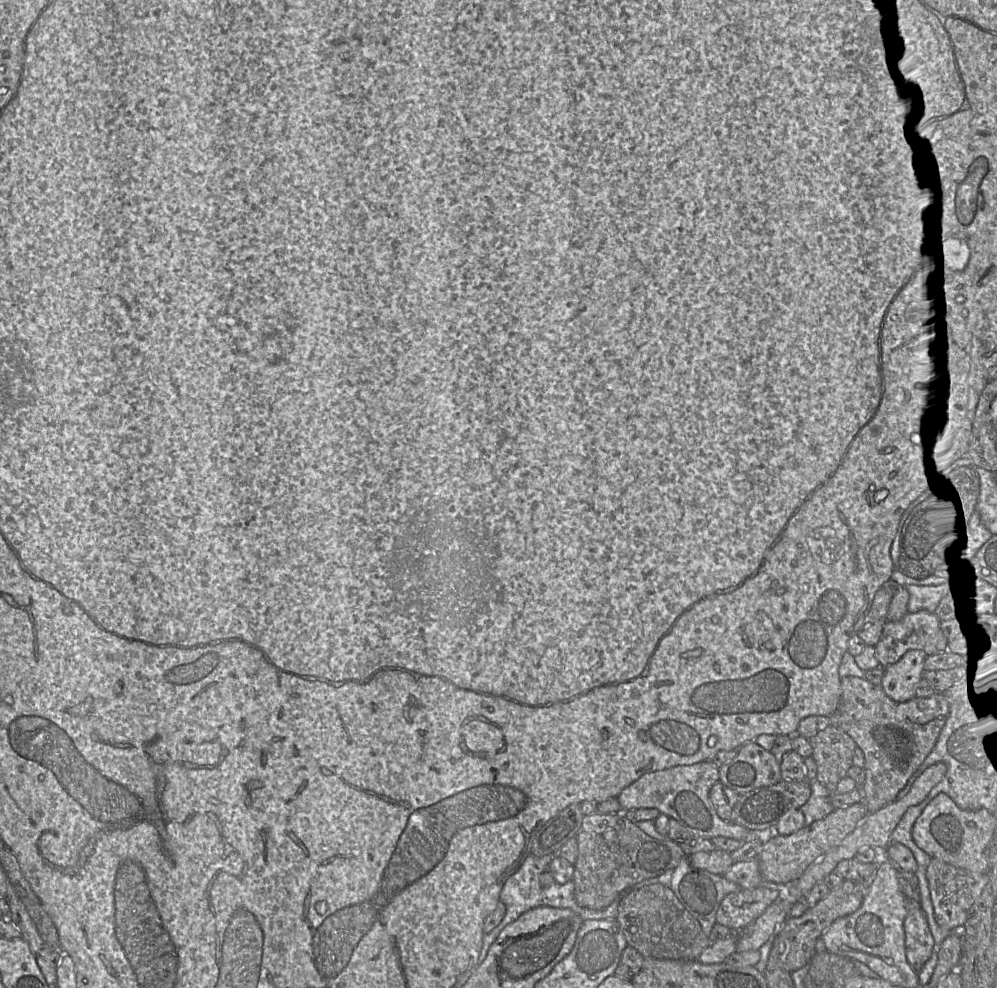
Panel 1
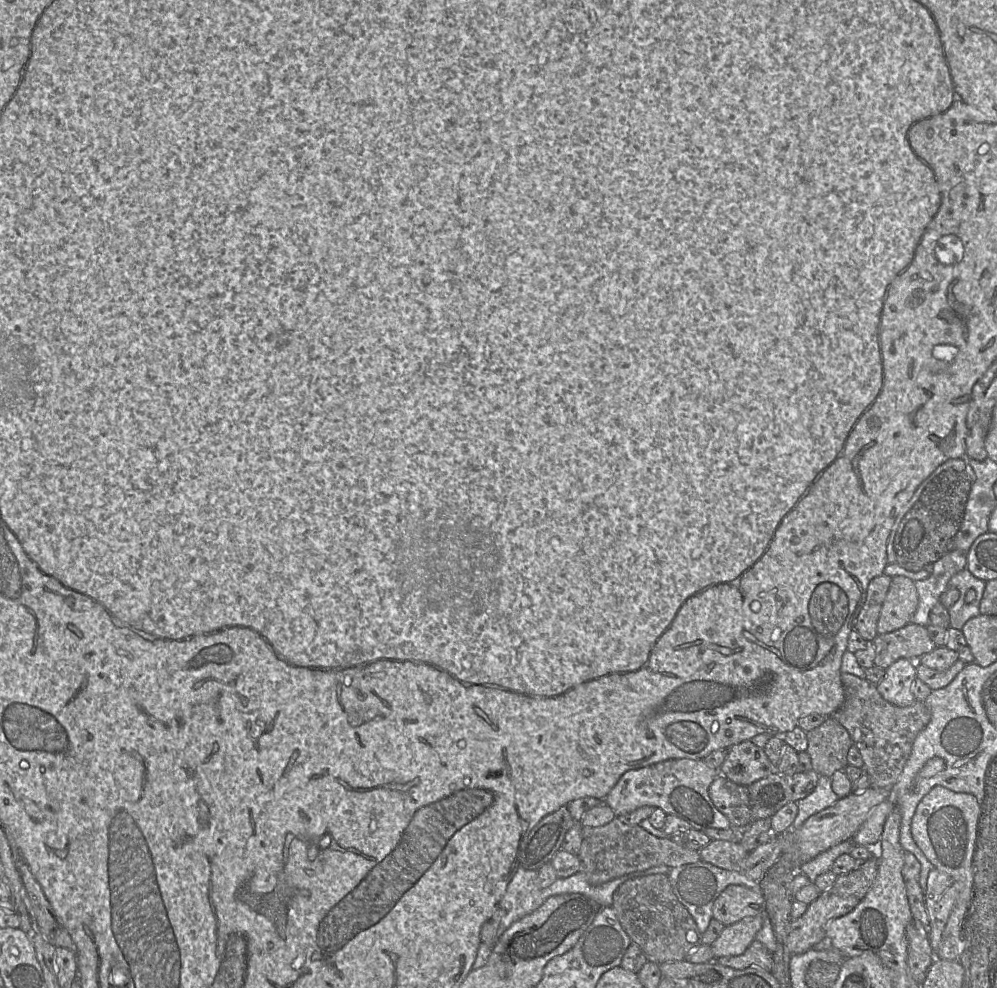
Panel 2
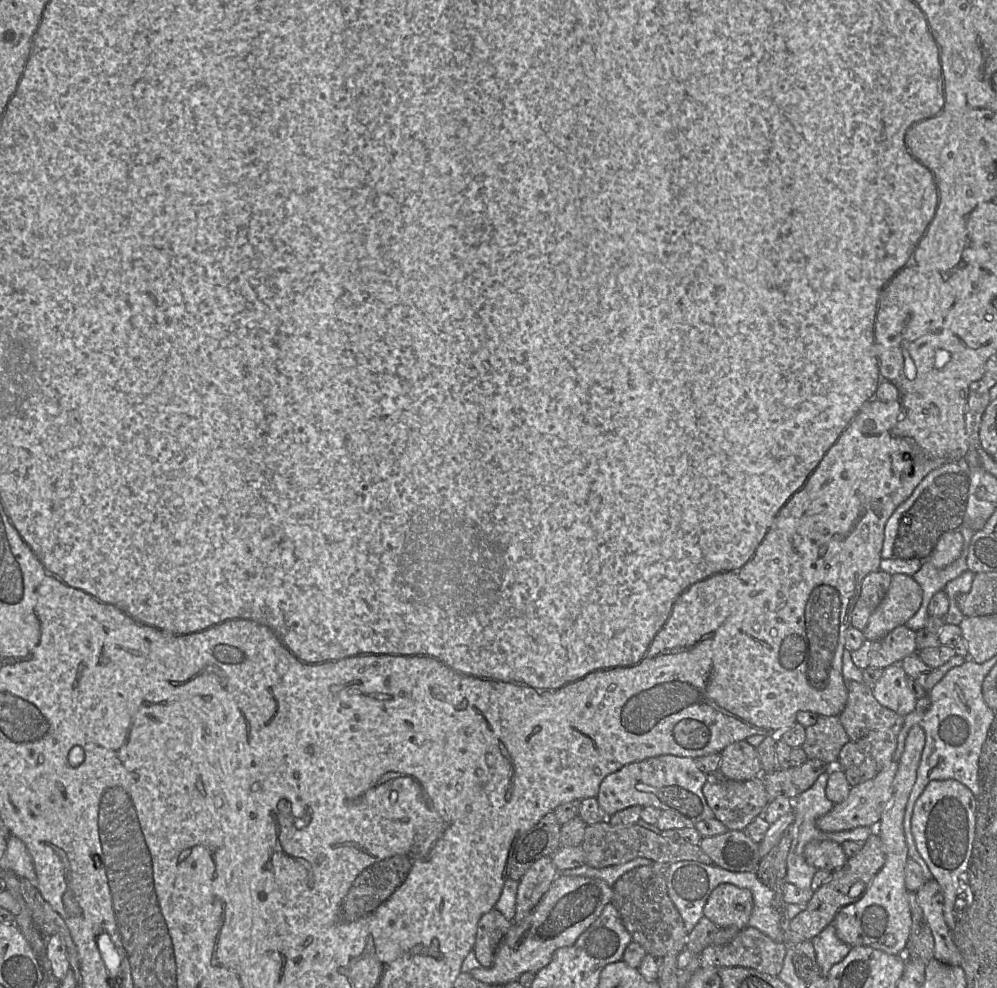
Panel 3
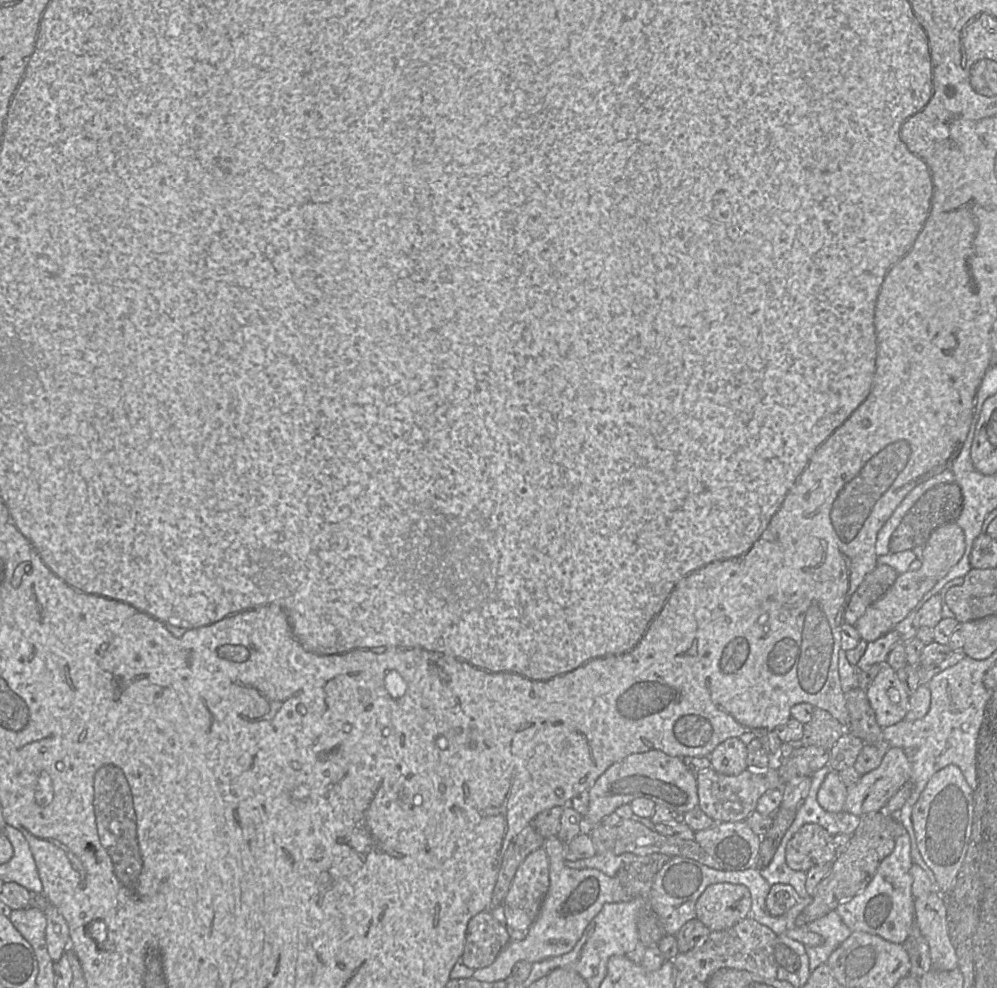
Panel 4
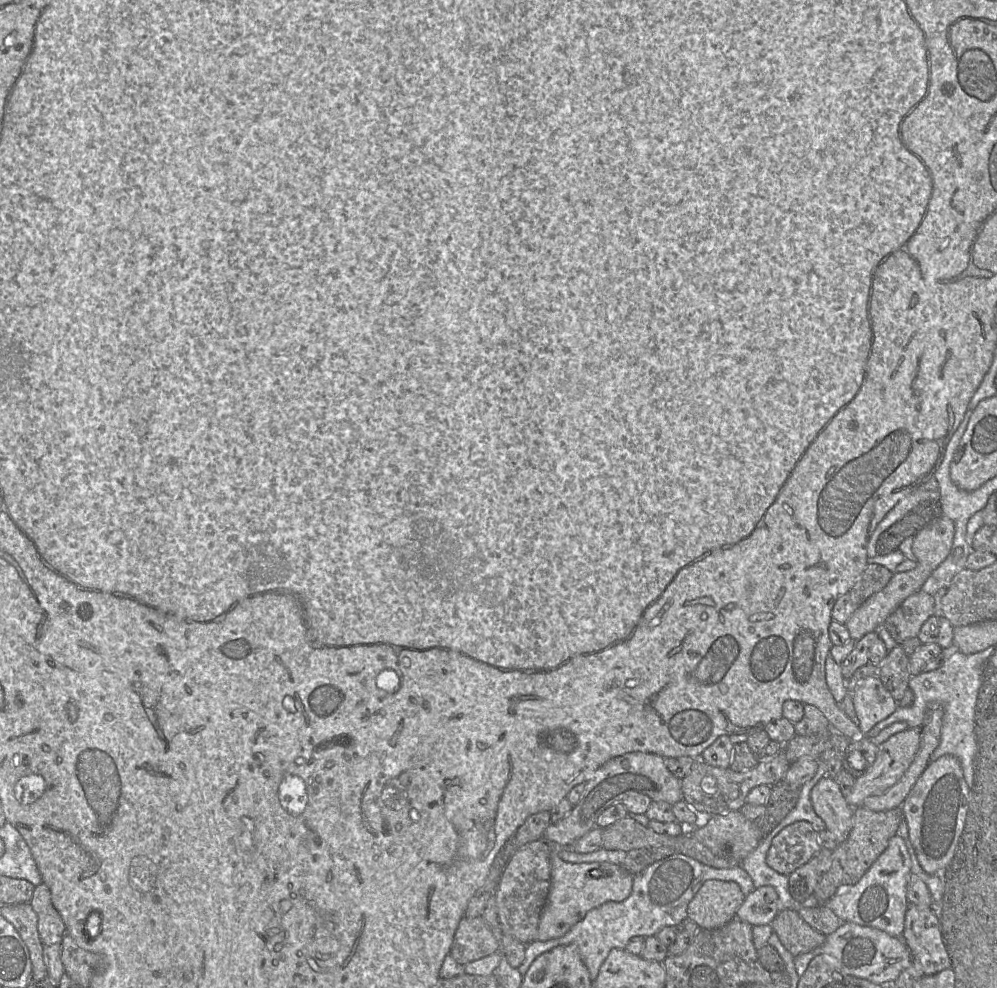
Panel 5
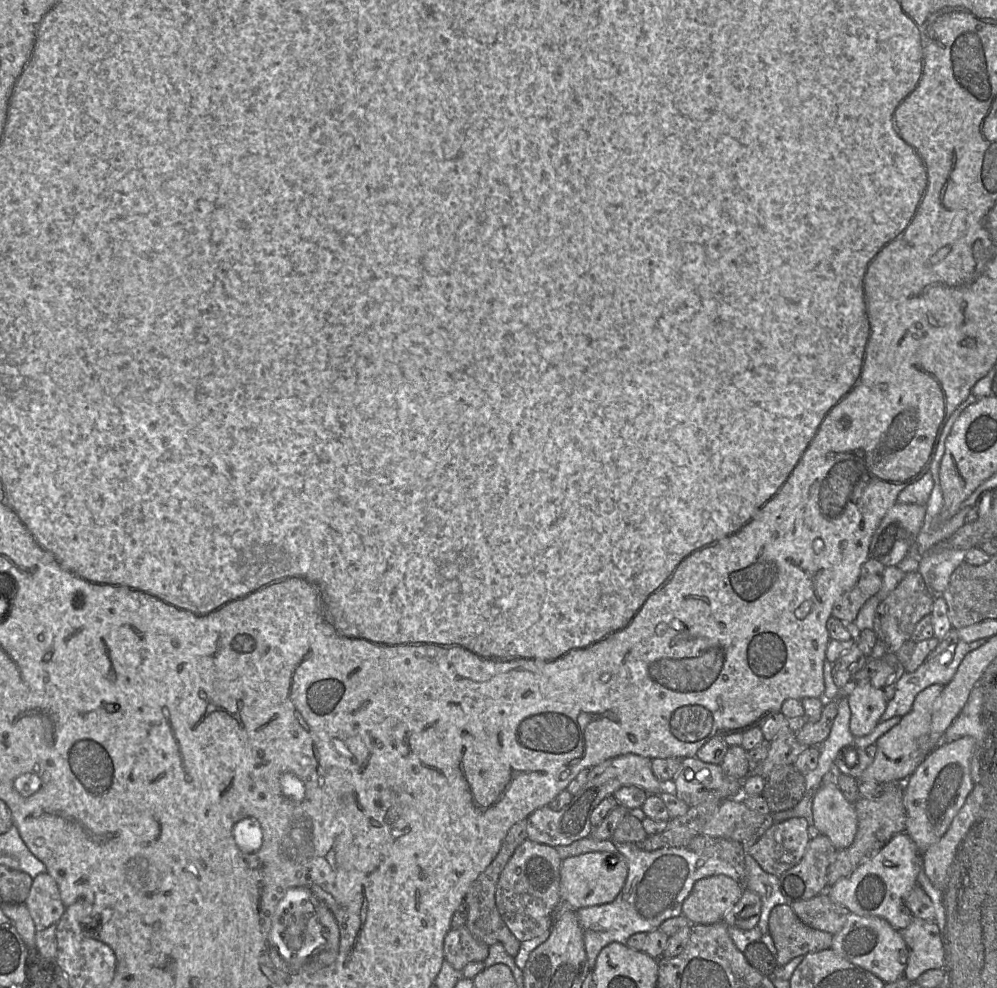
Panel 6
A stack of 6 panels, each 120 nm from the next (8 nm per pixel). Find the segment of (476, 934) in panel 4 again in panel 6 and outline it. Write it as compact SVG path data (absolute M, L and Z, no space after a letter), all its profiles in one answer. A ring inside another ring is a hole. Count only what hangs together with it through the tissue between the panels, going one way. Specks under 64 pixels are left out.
M466 926L451 928L444 938L444 960L456 970L471 962L485 961L489 945L476 939Z

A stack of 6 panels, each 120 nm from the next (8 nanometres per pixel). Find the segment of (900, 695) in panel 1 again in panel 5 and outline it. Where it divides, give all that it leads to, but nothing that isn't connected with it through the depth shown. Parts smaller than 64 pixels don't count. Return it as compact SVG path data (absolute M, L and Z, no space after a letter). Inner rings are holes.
M879 676L867 678L851 694L859 720L858 726L863 734L889 717L899 706Z

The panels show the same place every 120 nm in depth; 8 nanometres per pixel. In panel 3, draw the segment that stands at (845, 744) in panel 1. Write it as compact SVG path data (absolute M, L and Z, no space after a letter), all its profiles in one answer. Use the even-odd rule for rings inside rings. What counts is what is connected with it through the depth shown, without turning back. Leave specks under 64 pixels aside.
M819 715L815 724L805 727L805 741L801 746L808 759L819 759L830 766L836 765L842 747L850 740L839 716Z

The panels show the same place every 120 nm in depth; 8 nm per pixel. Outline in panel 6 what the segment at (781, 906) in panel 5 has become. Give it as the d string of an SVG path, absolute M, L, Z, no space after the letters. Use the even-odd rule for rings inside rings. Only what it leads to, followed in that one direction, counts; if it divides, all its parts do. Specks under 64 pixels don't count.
M749 846L744 848L747 875L744 888L755 892L761 898L761 913L756 927L765 934L768 932L770 912L776 905L786 904L788 901L779 888L779 878L765 872L756 860L748 853Z

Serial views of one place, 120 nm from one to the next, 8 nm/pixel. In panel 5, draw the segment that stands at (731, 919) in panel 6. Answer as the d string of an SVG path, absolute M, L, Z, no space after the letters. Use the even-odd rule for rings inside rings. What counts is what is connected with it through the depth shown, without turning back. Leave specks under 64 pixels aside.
M772 886L755 888L738 908L735 918L752 926L770 924L778 910L778 895Z

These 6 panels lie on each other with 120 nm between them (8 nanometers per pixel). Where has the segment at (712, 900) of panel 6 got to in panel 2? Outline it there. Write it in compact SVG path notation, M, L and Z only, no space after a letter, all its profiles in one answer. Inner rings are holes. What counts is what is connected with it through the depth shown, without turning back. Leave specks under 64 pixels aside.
M729 885L716 898L713 918L723 925L734 924L745 917L765 914L765 899L760 887Z

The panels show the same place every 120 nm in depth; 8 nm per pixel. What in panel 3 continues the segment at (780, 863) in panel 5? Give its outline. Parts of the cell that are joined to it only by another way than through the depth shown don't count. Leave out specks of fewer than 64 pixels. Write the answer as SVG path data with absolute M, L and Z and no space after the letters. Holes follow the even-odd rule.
M812 840L804 847L805 861L816 869L835 871L843 867L848 856L841 845L832 840Z

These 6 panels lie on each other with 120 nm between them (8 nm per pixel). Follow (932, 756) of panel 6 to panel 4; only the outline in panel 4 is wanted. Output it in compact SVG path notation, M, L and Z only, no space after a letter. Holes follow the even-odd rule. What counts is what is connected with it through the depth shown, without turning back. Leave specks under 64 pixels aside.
M948 765L930 778L912 808L917 847L935 875L935 890L943 896L952 891L968 850L974 816L973 796L973 791L960 768Z

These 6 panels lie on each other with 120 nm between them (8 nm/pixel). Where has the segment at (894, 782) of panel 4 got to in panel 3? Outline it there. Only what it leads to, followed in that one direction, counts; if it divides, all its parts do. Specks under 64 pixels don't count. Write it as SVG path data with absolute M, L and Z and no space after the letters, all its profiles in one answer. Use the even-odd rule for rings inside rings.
M893 760L888 767L879 770L874 778L851 787L844 801L835 804L829 812L816 820L817 828L824 832L838 832L857 827L876 827L891 800L897 770L898 763Z

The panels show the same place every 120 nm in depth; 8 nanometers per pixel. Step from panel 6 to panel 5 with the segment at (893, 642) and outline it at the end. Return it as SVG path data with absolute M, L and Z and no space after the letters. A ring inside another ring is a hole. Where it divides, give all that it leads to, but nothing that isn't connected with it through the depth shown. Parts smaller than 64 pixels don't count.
M920 590L906 598L882 625L898 644L902 644L918 636L923 624L934 615L934 607L934 596Z

